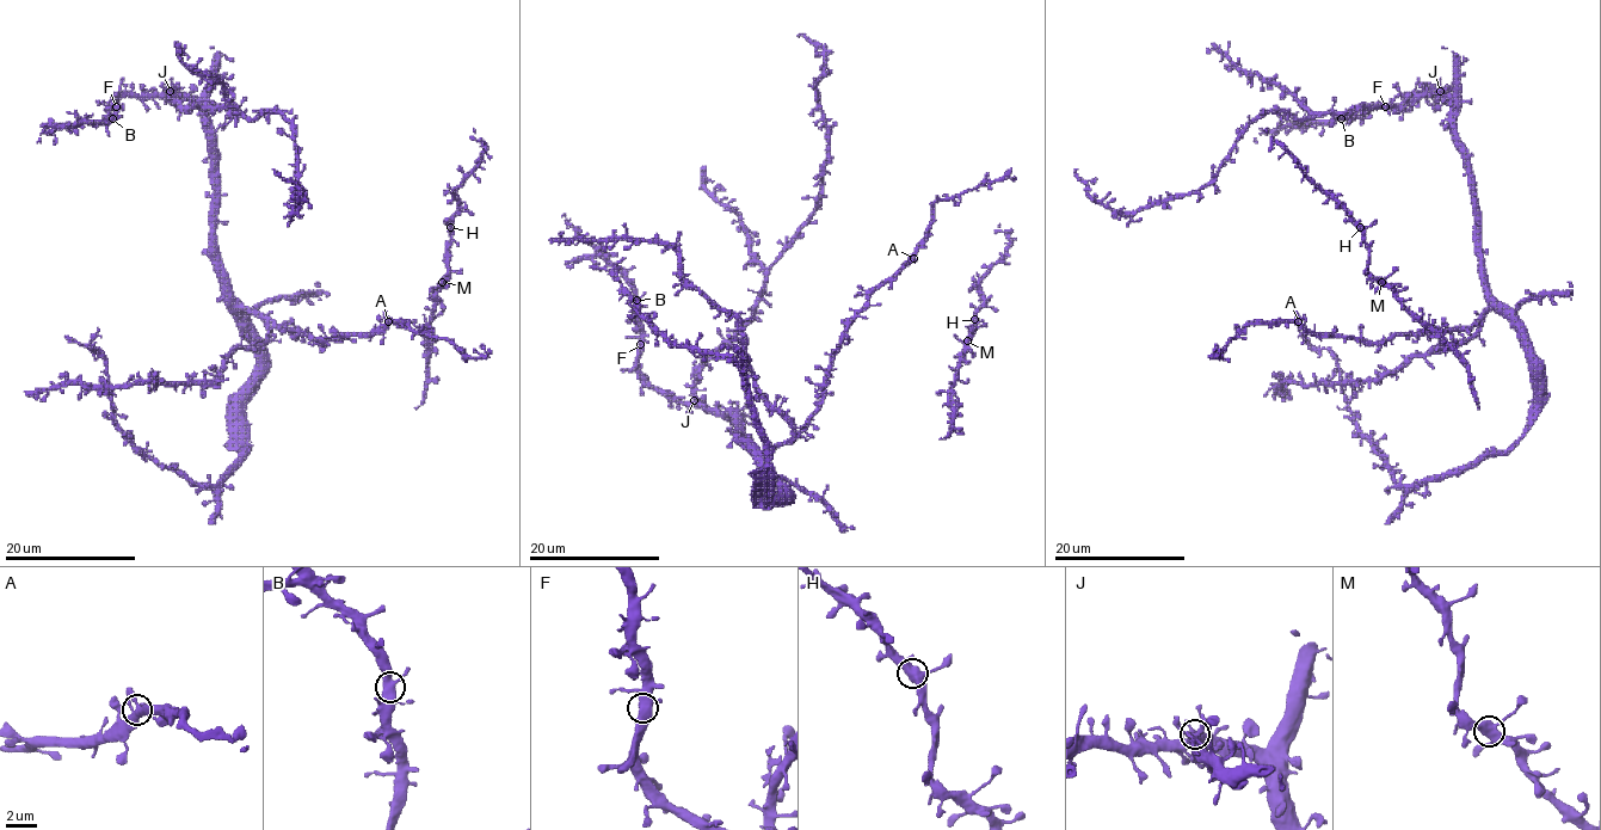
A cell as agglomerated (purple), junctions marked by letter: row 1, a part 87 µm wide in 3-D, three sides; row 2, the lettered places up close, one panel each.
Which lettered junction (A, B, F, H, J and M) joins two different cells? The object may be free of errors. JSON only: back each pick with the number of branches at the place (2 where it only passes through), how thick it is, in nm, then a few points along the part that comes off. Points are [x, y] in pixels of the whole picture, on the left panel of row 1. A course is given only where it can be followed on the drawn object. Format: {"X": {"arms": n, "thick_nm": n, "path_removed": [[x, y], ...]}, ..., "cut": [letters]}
{"cut": []}

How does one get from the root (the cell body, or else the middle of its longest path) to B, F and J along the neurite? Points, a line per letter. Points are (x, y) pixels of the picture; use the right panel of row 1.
B: (1475, 234), (1473, 171), (1467, 149), (1457, 135), (1454, 104), (1447, 96), (1417, 96), (1341, 118)
F: (1475, 234), (1473, 171), (1467, 149), (1457, 135), (1454, 104), (1447, 96), (1417, 96), (1385, 106)
J: (1475, 234), (1473, 171), (1467, 149), (1457, 135), (1454, 104), (1440, 91)

